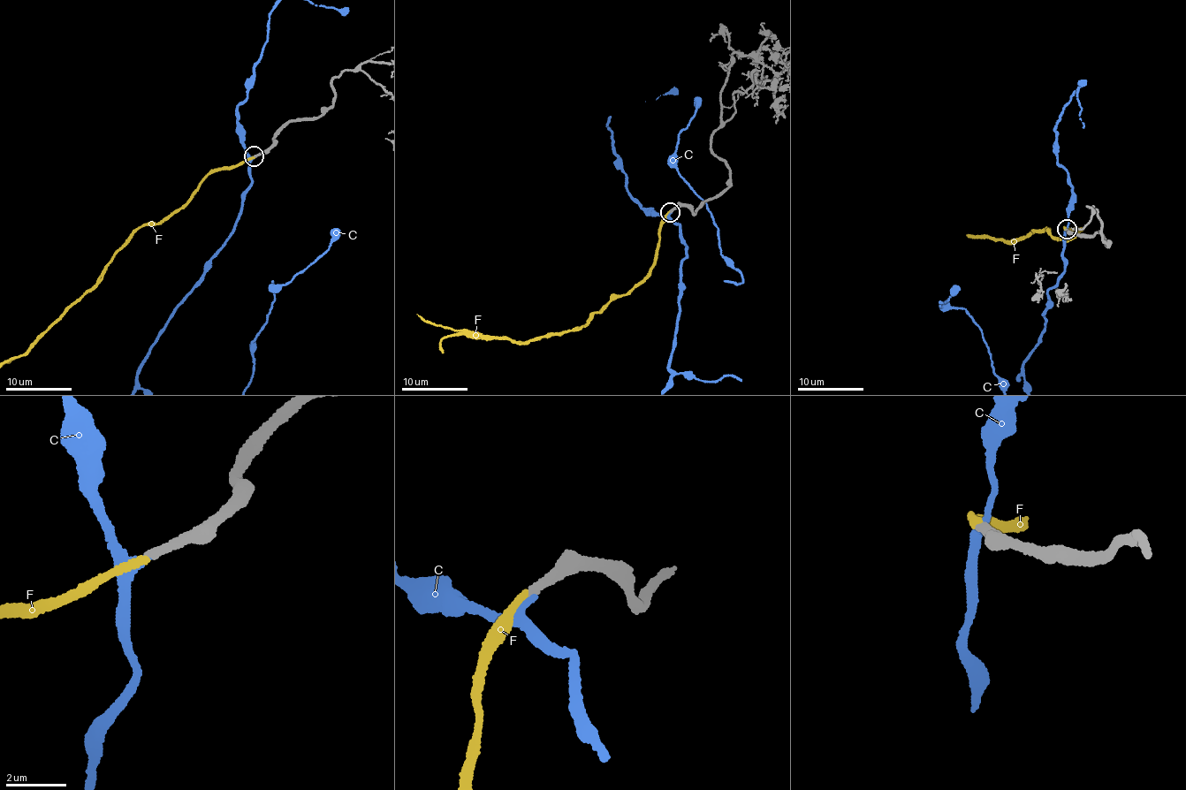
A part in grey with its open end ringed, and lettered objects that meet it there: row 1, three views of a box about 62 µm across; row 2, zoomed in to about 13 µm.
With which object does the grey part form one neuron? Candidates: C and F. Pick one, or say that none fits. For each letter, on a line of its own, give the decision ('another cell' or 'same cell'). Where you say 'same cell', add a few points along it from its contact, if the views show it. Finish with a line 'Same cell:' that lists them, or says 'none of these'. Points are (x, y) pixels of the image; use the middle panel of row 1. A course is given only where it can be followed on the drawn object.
C: another cell
F: same cell; course (670, 211), (654, 263), (587, 324), (518, 342), (465, 333), (442, 341)
Same cell: F

